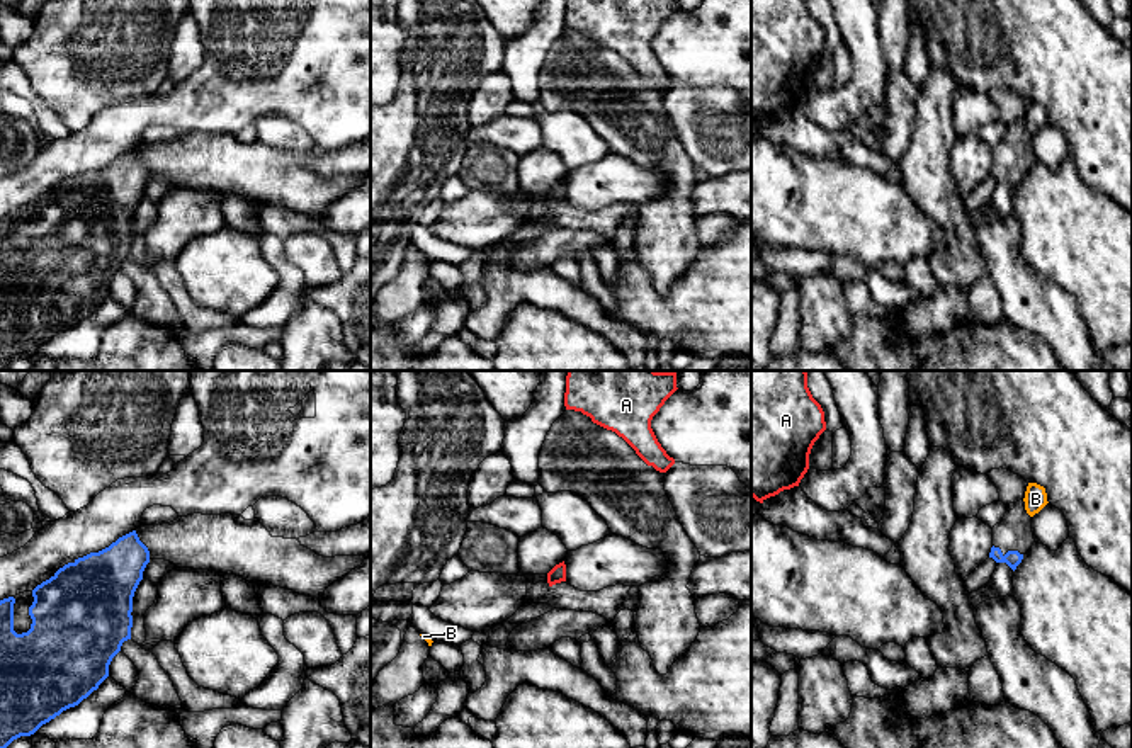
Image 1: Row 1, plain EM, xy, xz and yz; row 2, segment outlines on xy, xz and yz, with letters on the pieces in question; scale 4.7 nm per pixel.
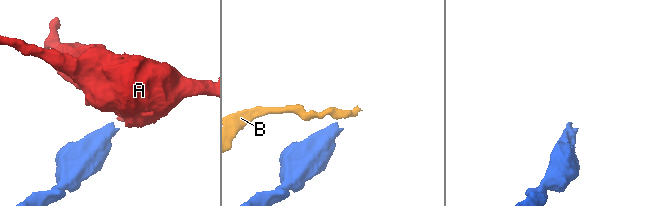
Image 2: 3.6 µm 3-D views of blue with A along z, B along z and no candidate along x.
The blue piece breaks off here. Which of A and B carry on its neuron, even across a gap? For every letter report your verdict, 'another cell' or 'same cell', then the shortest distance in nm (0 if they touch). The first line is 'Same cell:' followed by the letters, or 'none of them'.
Same cell: none of them
A: another cell; gap 950 nm
B: another cell; gap 180 nm

